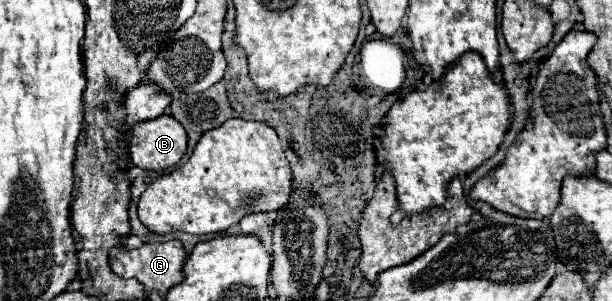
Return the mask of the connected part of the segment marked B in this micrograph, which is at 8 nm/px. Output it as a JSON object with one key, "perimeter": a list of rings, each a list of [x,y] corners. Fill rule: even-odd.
{"perimeter":[[[173,116],[137,124],[131,140],[131,162],[143,170],[167,170],[187,152],[185,128]]]}

